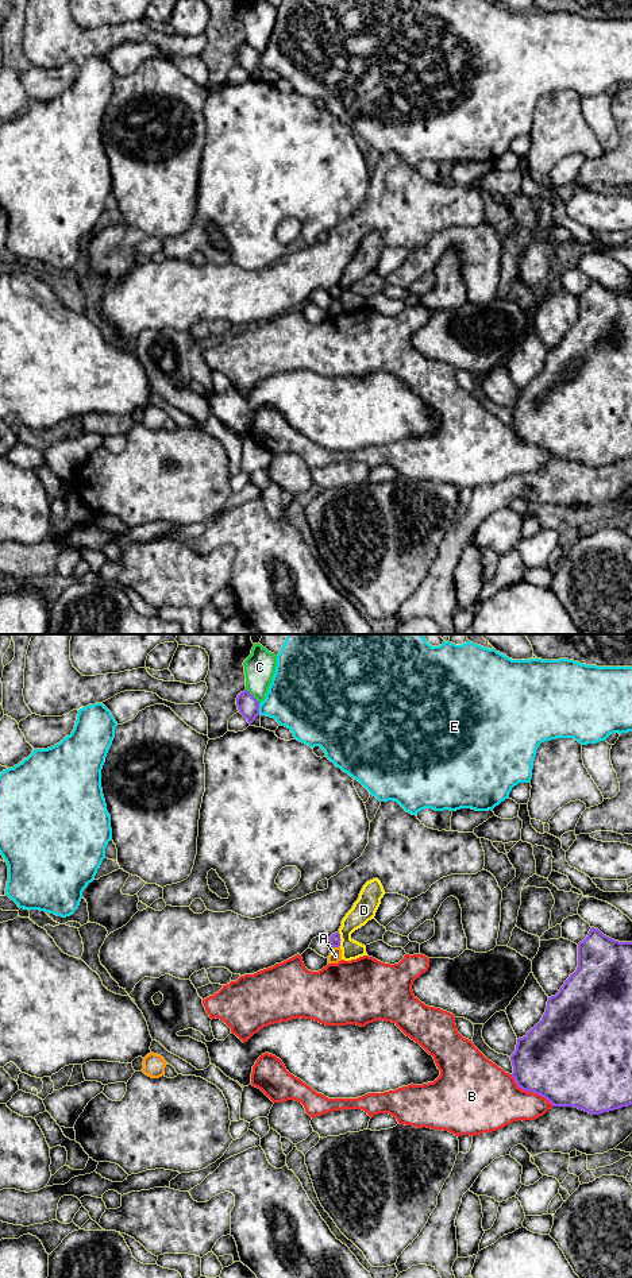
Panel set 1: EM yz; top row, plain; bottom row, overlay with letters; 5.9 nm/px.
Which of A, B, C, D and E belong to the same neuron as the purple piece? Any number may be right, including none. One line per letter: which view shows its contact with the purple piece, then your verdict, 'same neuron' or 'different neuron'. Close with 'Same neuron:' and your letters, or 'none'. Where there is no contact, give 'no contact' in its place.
A: yz | different neuron
B: yz | different neuron
C: yz | different neuron
D: yz | different neuron
E: yz | different neuron
Same neuron: none

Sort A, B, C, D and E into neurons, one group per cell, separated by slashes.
A / B / C / D / E

